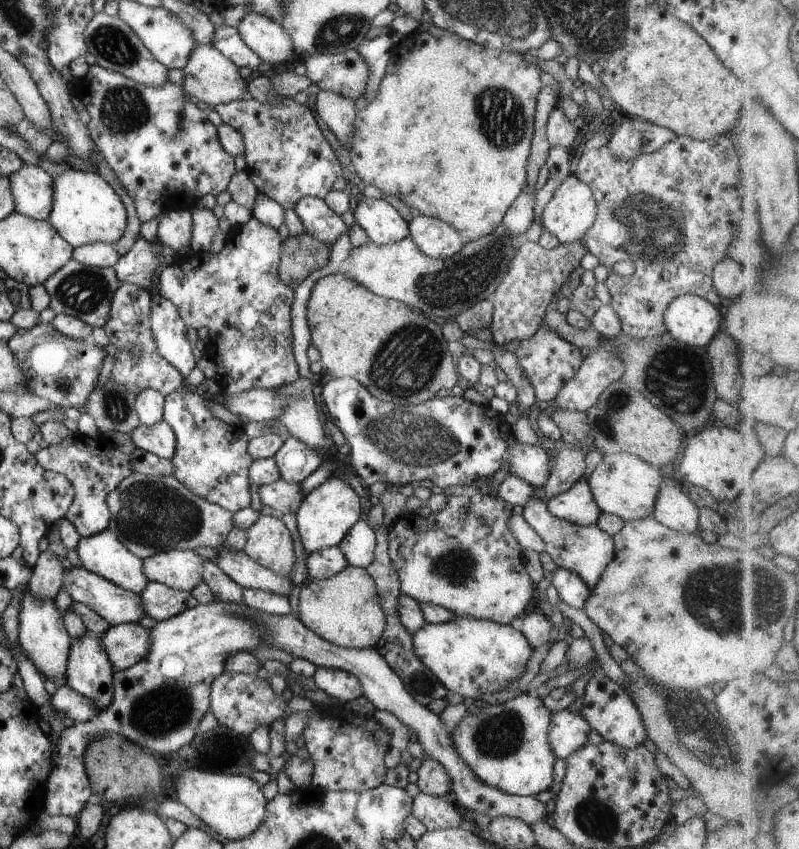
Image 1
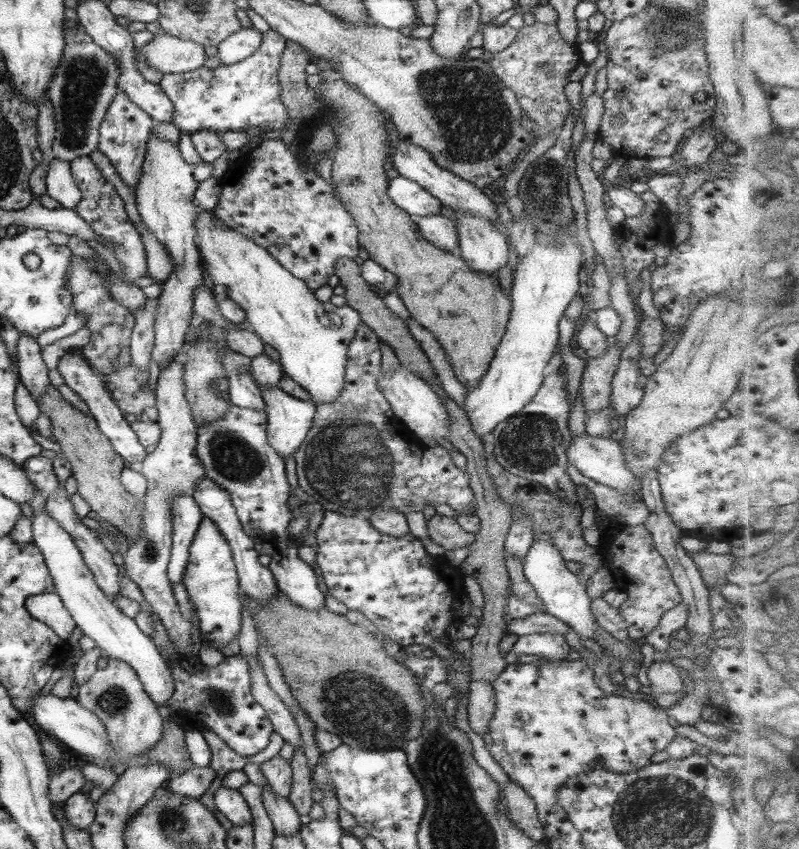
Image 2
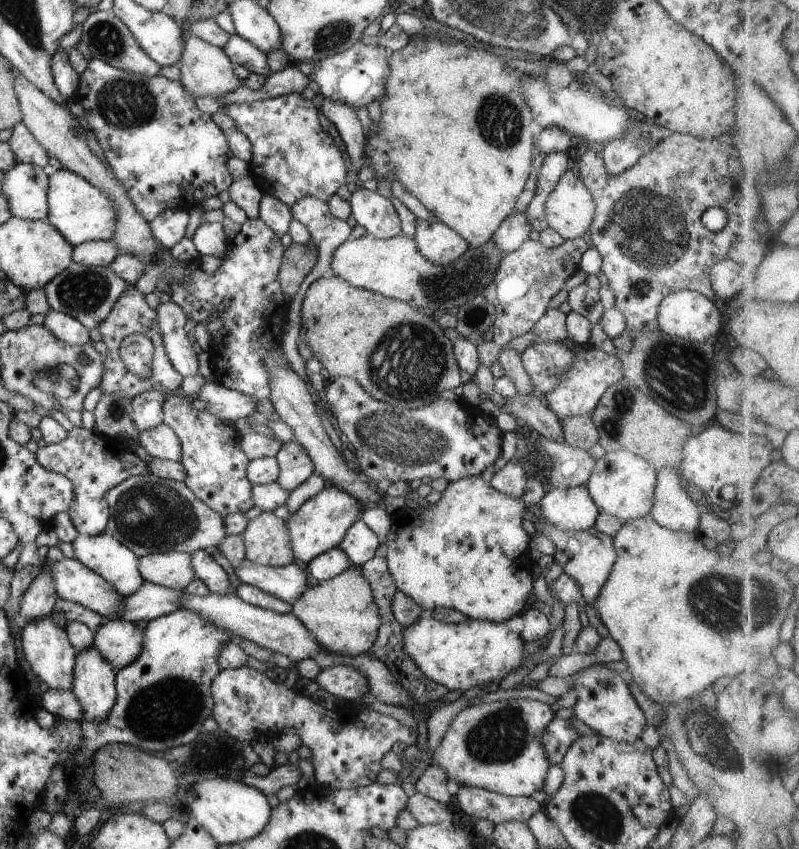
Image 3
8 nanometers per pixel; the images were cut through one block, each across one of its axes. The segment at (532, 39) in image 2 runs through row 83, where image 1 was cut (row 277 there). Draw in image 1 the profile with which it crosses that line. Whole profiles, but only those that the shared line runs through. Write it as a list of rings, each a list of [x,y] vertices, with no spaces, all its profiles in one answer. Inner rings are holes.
[[[523,239],[509,261],[508,271],[495,292],[489,297],[494,305],[494,319],[489,328],[496,345],[531,338],[541,326],[548,309],[561,294],[561,286],[570,274],[579,268],[579,263],[588,250],[580,241],[561,243],[557,248],[546,249],[540,244]]]

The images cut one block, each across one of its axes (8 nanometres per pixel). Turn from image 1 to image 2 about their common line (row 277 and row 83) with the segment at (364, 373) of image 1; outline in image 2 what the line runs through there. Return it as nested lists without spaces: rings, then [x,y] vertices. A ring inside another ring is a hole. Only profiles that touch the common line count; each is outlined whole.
[[[314,58],[314,62],[320,67],[319,74],[329,75],[326,82],[320,88],[320,99],[324,105],[332,107],[336,111],[336,137],[338,137],[337,148],[332,152],[332,180],[337,190],[338,198],[342,200],[344,208],[352,214],[354,222],[358,226],[358,240],[360,246],[368,252],[372,260],[380,266],[389,270],[398,278],[395,290],[397,295],[403,300],[412,318],[422,324],[428,332],[432,332],[434,338],[438,340],[440,346],[450,358],[456,378],[467,389],[473,389],[478,385],[484,373],[488,370],[490,361],[496,352],[498,344],[502,340],[508,324],[509,314],[512,308],[511,299],[508,294],[504,294],[498,281],[497,274],[480,273],[468,266],[462,259],[460,252],[448,253],[444,249],[438,248],[428,240],[424,240],[420,234],[420,228],[415,222],[415,218],[404,212],[402,208],[396,206],[393,200],[388,198],[388,176],[384,169],[384,162],[388,153],[391,154],[390,134],[386,127],[386,118],[378,106],[374,106],[368,98],[360,95],[351,85],[348,85],[341,78],[339,71],[334,64],[326,63],[321,59]]]

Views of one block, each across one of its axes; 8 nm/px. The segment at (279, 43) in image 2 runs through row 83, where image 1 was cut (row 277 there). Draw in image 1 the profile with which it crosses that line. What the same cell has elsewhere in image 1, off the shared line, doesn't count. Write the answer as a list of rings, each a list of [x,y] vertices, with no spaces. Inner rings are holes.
[[[252,218],[242,226],[232,226],[226,236],[224,248],[218,254],[208,250],[192,253],[192,258],[172,262],[160,273],[156,291],[176,306],[179,316],[187,326],[209,330],[206,352],[216,363],[215,380],[221,392],[234,395],[250,389],[276,389],[297,380],[299,368],[292,351],[291,305],[294,290],[283,284],[277,271],[281,260],[282,238],[271,227]]]

